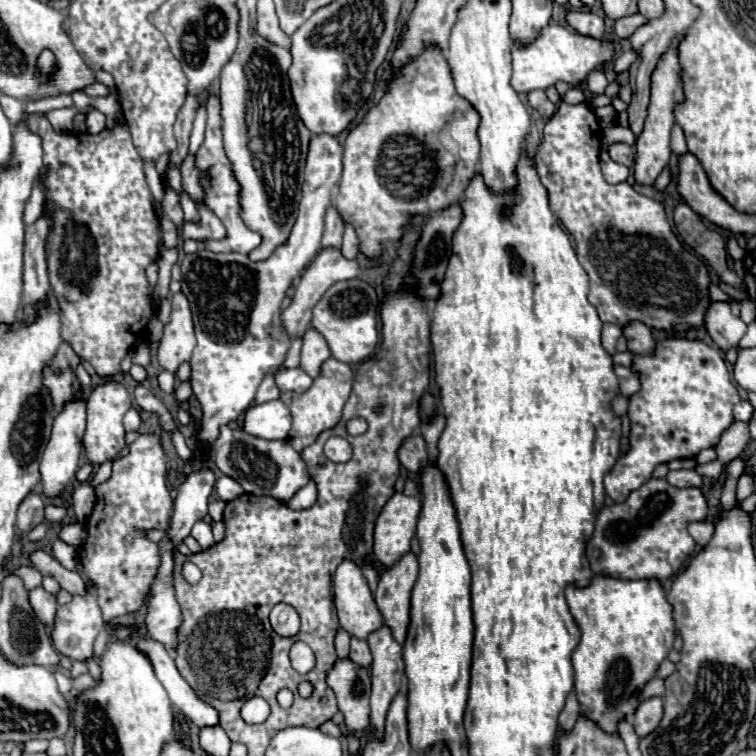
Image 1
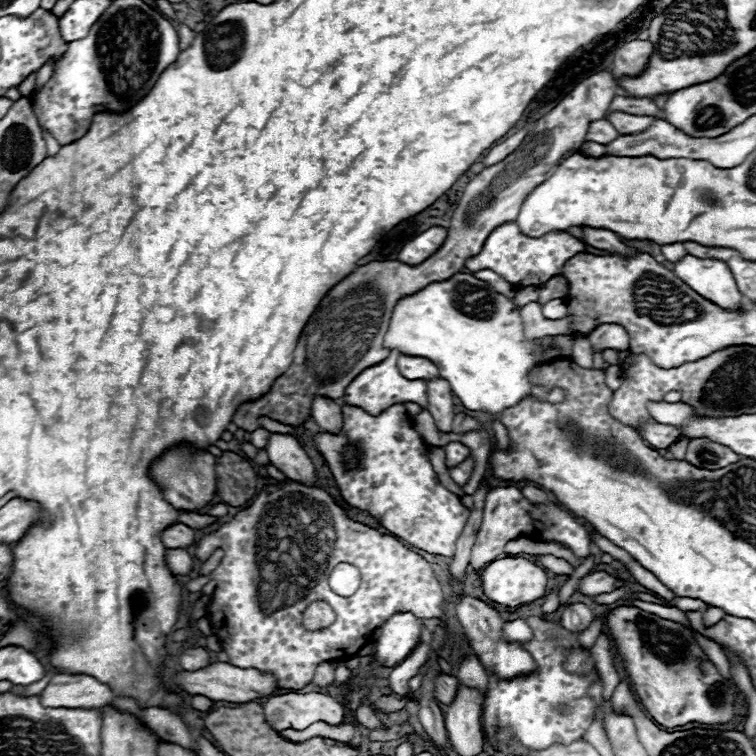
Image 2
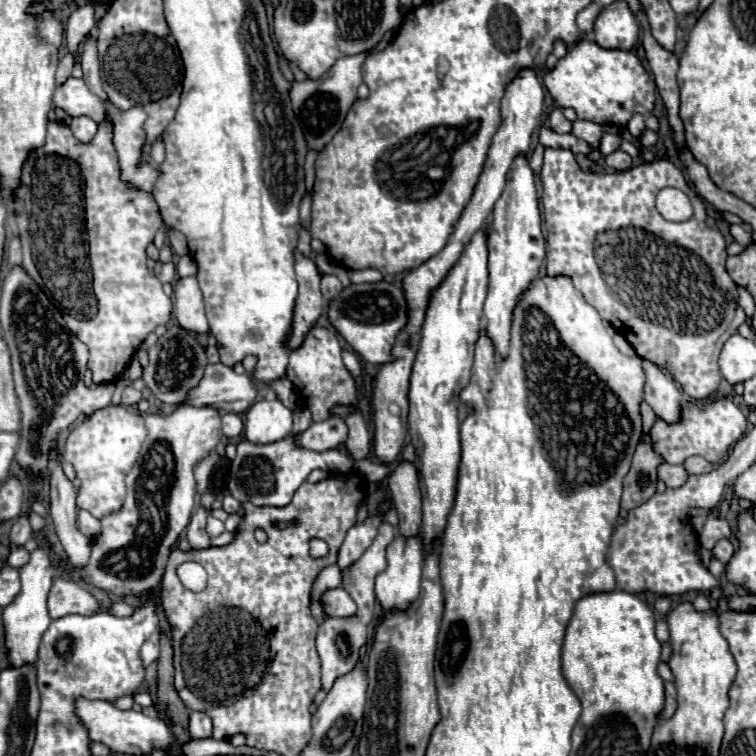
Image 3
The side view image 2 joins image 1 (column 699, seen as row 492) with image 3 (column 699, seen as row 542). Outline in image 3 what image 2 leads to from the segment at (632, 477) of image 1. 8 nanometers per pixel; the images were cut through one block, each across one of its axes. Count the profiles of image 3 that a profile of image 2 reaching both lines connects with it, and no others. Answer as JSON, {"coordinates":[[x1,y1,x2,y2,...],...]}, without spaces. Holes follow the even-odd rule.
{"coordinates":[[722,398,708,404,684,404,682,420,678,424,666,424,664,420,658,420,650,434,654,440,654,450,662,454,668,464,682,464,690,456,702,456,716,466,726,456,728,448,732,448,738,438,742,438,744,432,746,416,732,400]]}

